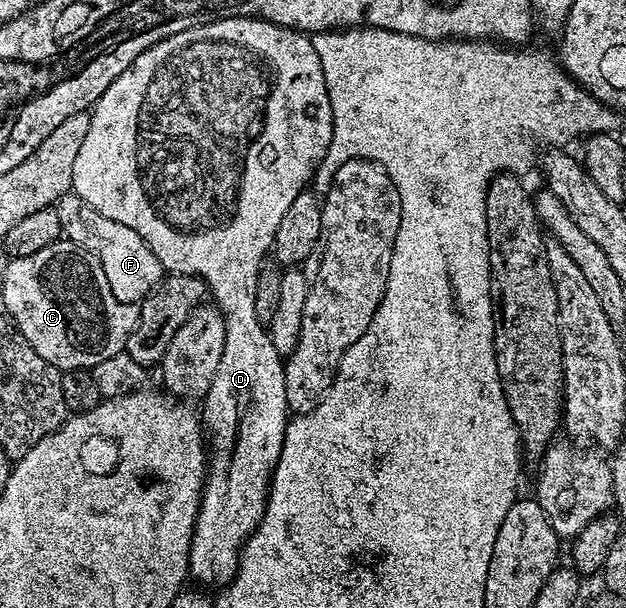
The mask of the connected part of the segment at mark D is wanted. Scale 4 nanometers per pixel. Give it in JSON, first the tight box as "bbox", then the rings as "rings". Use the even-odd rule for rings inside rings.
{"bbox":[72,17,334,587],"rings":[[[220,17],[205,25],[195,25],[170,39],[154,43],[106,91],[100,96],[90,110],[90,131],[86,131],[86,140],[78,150],[78,159],[74,159],[74,179],[72,189],[76,196],[83,199],[94,211],[114,219],[114,223],[126,223],[133,231],[138,231],[142,239],[154,251],[158,263],[169,274],[185,273],[200,277],[208,284],[210,297],[224,312],[226,323],[226,351],[222,351],[222,363],[218,363],[218,375],[210,391],[202,399],[202,424],[206,430],[206,448],[208,451],[208,475],[204,478],[204,494],[200,497],[200,510],[192,536],[188,571],[191,580],[201,581],[204,585],[223,587],[236,578],[236,568],[240,565],[240,551],[264,517],[268,506],[268,490],[272,484],[272,473],[282,455],[284,432],[290,420],[290,410],[286,403],[286,379],[284,378],[284,361],[270,339],[267,328],[258,320],[258,311],[254,311],[254,295],[260,282],[260,266],[273,252],[276,243],[278,223],[282,215],[290,208],[290,203],[298,199],[300,193],[309,188],[316,176],[316,169],[322,163],[326,151],[332,142],[334,115],[330,107],[330,95],[322,71],[318,51],[312,46],[309,34],[298,29],[287,29],[275,25],[261,17]]]}

